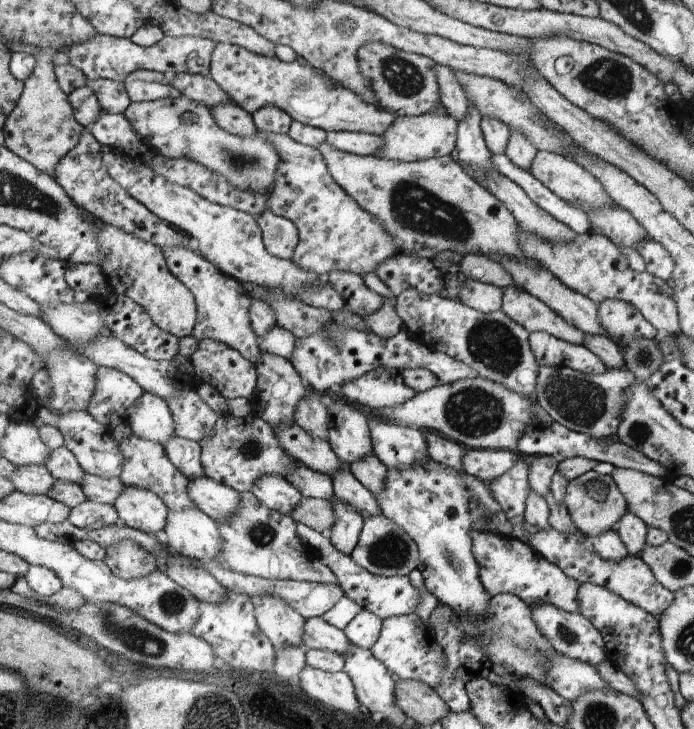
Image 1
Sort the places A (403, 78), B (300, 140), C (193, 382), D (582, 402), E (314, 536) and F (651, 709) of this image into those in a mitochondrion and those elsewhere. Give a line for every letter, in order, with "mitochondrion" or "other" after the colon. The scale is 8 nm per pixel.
A: mitochondrion
B: other
C: other
D: mitochondrion
E: other
F: other

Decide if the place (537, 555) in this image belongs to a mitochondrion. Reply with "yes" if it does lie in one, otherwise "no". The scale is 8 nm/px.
no

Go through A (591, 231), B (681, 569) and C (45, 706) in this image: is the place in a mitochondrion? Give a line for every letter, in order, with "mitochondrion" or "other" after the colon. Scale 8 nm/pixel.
A: other
B: mitochondrion
C: mitochondrion

